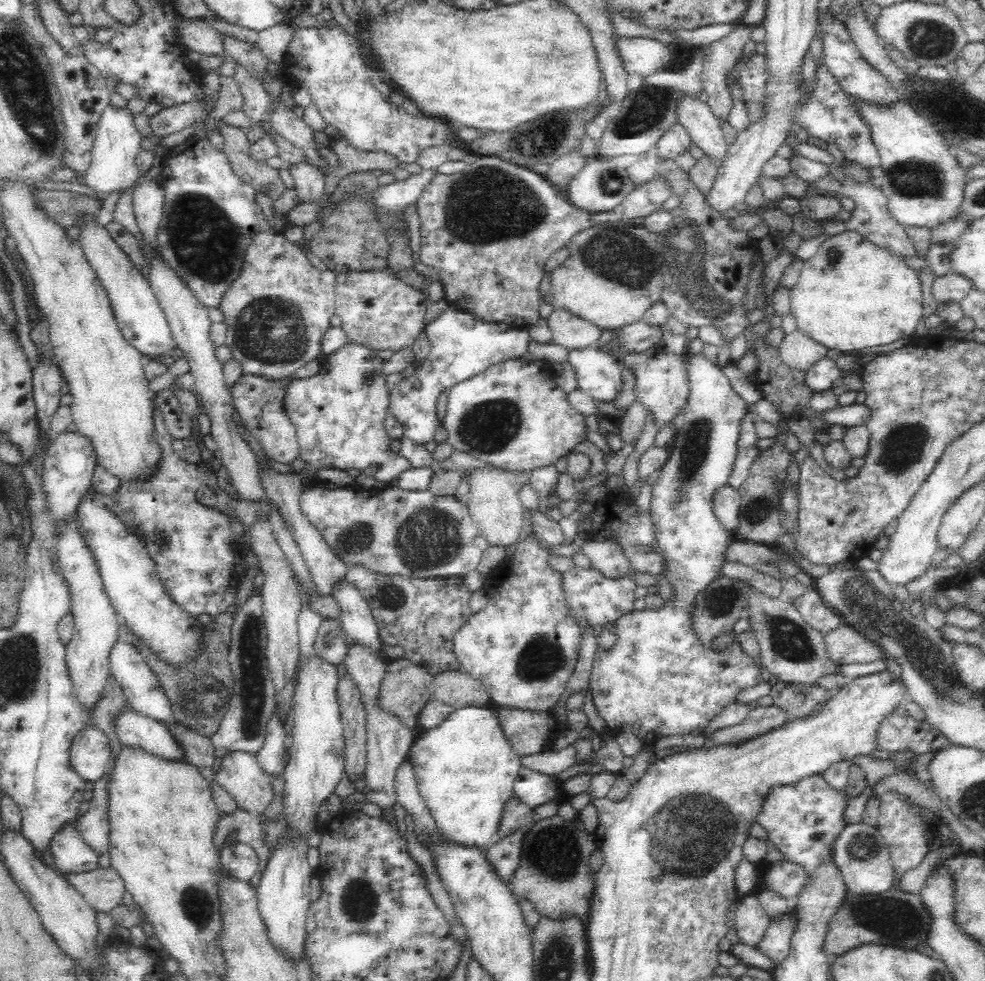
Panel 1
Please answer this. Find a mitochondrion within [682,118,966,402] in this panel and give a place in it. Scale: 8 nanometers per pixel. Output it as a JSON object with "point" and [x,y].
{"point":[915,177]}

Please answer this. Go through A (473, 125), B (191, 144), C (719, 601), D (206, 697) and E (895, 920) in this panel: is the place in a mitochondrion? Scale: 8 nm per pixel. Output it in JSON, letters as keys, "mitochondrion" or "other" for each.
{"A":"other","B":"other","C":"mitochondrion","D":"mitochondrion","E":"mitochondrion"}

